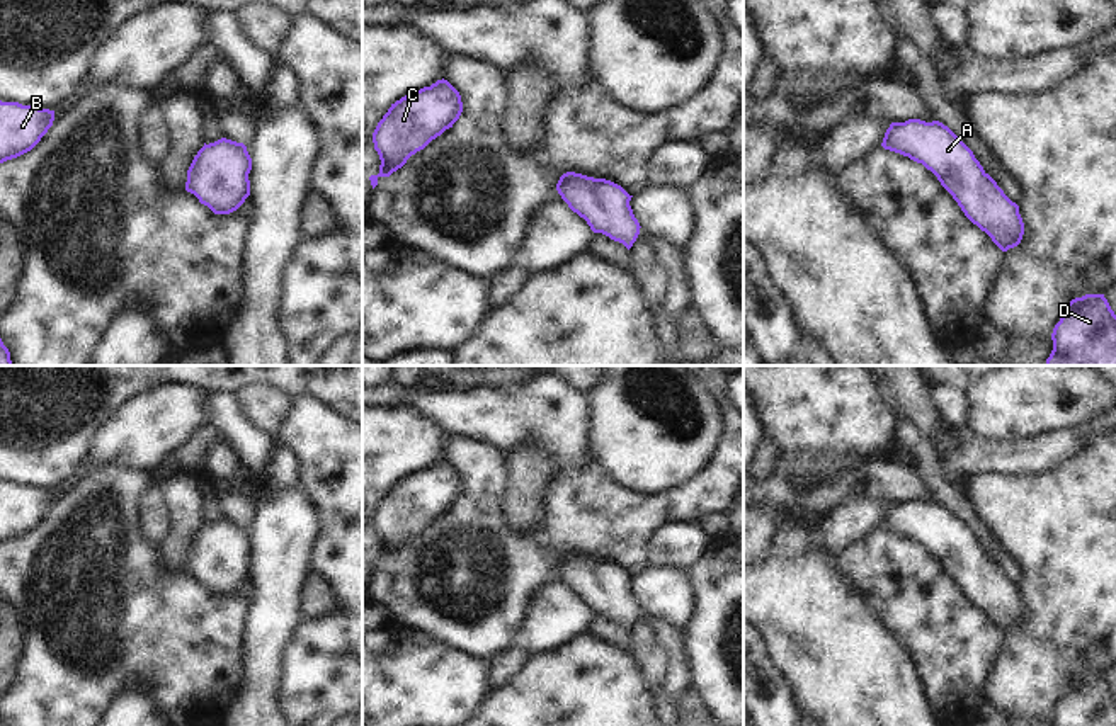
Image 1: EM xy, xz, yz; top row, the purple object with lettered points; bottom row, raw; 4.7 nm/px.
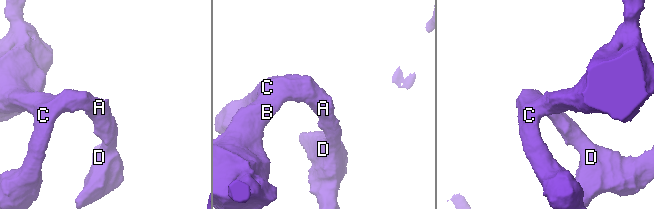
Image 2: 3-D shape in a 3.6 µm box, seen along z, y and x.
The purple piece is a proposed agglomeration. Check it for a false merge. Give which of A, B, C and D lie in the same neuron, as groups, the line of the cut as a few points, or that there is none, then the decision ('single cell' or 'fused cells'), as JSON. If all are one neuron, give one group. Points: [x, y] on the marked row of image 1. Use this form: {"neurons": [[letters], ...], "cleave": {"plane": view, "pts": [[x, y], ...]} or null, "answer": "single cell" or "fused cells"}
{"neurons": [["A", "B", "C", "D"]], "cleave": null, "answer": "single cell"}

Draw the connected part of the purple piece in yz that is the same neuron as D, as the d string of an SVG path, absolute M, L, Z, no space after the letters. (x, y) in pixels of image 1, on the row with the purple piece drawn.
M1104 294L1072 299L1051 340L1045 366L1116 366L1116 315Z

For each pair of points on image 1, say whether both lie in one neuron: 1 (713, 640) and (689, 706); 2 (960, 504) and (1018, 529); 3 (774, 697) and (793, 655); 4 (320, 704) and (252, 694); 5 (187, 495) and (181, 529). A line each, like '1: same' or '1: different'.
1: different
2: different
3: different
4: different
5: same

